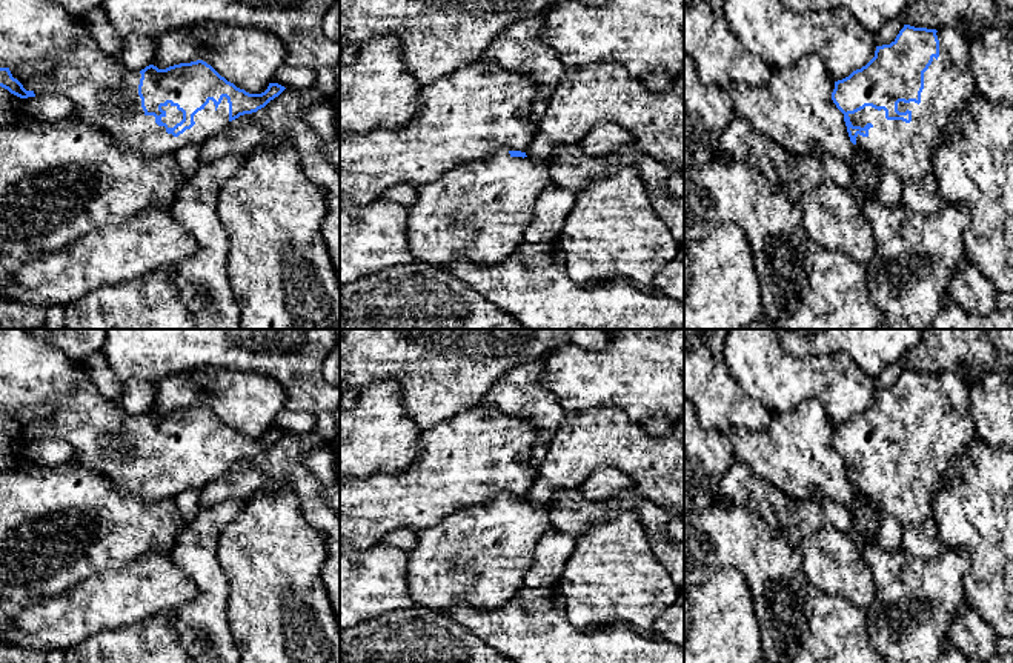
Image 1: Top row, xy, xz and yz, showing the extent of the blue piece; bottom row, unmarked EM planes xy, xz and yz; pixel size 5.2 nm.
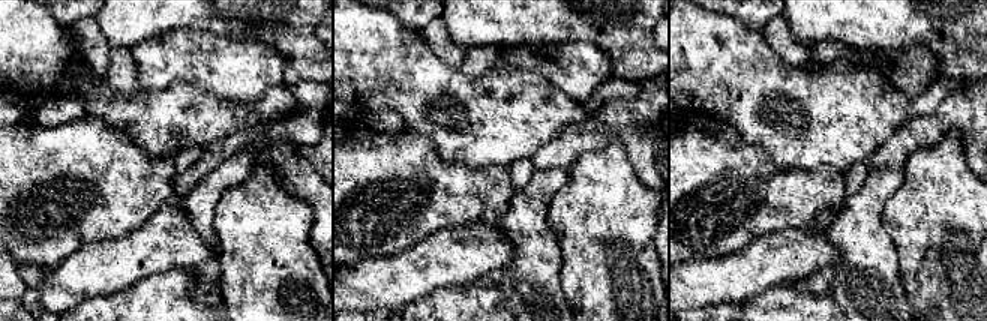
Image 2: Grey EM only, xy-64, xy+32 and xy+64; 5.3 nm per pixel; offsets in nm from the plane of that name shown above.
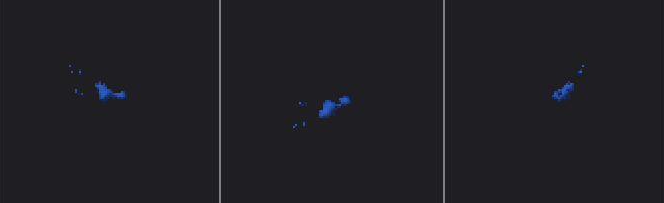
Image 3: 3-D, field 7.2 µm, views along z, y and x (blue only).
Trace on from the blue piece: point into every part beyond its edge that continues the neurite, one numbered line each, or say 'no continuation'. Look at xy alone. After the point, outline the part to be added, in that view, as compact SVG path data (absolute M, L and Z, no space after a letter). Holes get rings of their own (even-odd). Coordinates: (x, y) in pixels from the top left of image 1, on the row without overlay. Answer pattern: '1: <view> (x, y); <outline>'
1: xy (49, 396); M0 329L0 412L8 412L26 435L35 440L58 438L74 449L74 458L89 469L101 472L118 491L138 495L143 500L175 498L189 488L203 488L211 480L229 471L229 448L223 441L218 451L212 445L194 460L195 469L178 481L166 477L155 468L154 460L146 460L138 440L141 418L129 415L118 401L106 398L88 377L83 361L71 360L49 341L26 334L23 329Z

